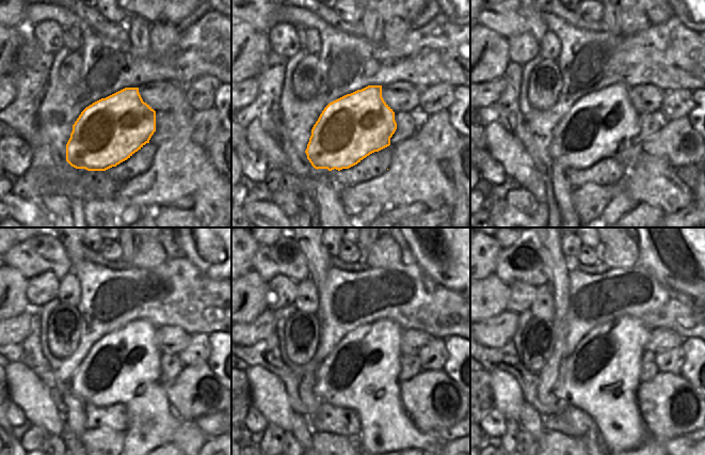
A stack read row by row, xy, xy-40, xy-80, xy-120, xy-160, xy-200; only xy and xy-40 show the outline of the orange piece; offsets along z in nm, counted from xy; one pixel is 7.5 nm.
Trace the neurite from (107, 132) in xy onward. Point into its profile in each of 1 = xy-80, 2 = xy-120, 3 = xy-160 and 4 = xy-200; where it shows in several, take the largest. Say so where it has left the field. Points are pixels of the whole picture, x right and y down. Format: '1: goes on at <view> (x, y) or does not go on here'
1: goes on at xy-80 (602, 124)
2: goes on at xy-120 (123, 367)
3: goes on at xy-160 (362, 373)
4: goes on at xy-200 (602, 375)

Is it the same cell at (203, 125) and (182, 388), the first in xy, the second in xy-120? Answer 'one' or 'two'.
one

